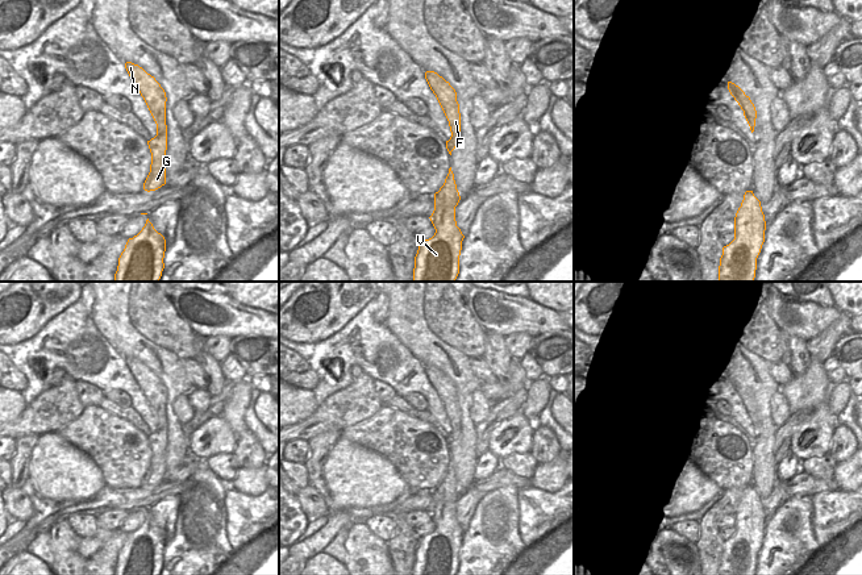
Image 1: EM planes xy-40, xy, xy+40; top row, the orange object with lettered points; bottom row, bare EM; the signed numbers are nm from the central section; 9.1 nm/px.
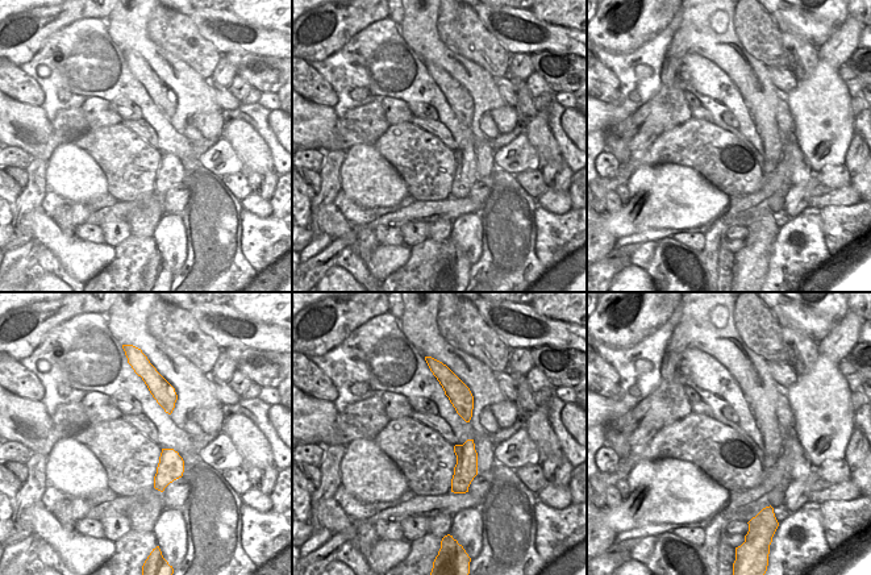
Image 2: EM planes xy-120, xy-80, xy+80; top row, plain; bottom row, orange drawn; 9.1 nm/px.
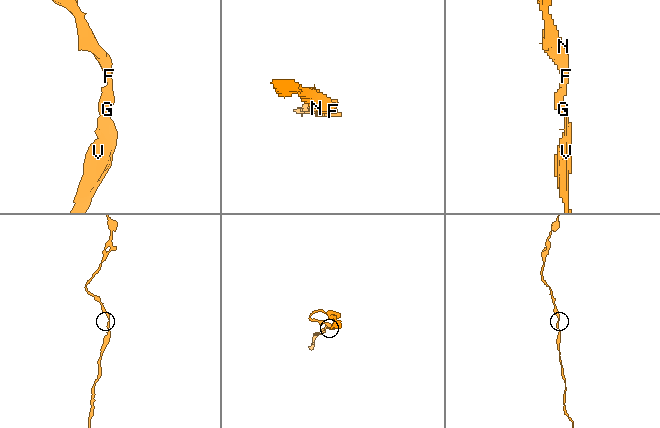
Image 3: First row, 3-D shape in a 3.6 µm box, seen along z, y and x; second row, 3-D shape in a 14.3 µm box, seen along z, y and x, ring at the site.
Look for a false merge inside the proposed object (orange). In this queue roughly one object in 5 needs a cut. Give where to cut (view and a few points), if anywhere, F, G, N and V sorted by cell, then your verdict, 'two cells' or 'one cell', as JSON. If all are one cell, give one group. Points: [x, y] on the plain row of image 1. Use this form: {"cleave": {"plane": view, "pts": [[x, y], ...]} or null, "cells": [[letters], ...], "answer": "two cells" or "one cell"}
{"cleave": null, "cells": [["F", "G", "N", "V"]], "answer": "one cell"}

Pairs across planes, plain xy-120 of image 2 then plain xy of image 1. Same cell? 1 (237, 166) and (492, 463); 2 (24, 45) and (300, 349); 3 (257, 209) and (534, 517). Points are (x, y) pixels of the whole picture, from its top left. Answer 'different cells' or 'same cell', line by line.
1: different cells
2: different cells
3: different cells

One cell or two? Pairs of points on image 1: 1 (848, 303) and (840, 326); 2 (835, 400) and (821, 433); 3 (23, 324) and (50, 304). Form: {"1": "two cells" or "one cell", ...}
{"1": "two cells", "2": "two cells", "3": "one cell"}

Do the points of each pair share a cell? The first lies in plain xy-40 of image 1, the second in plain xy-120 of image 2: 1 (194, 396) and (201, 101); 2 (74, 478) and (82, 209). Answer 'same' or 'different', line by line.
1: different
2: different

